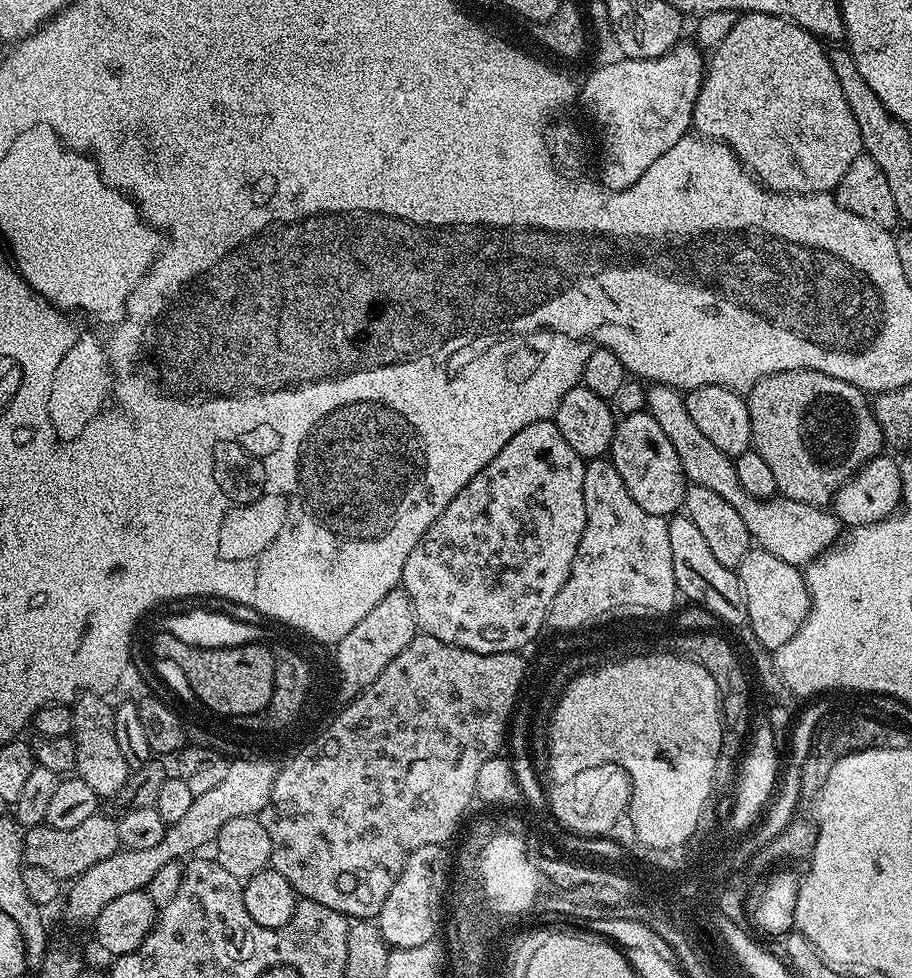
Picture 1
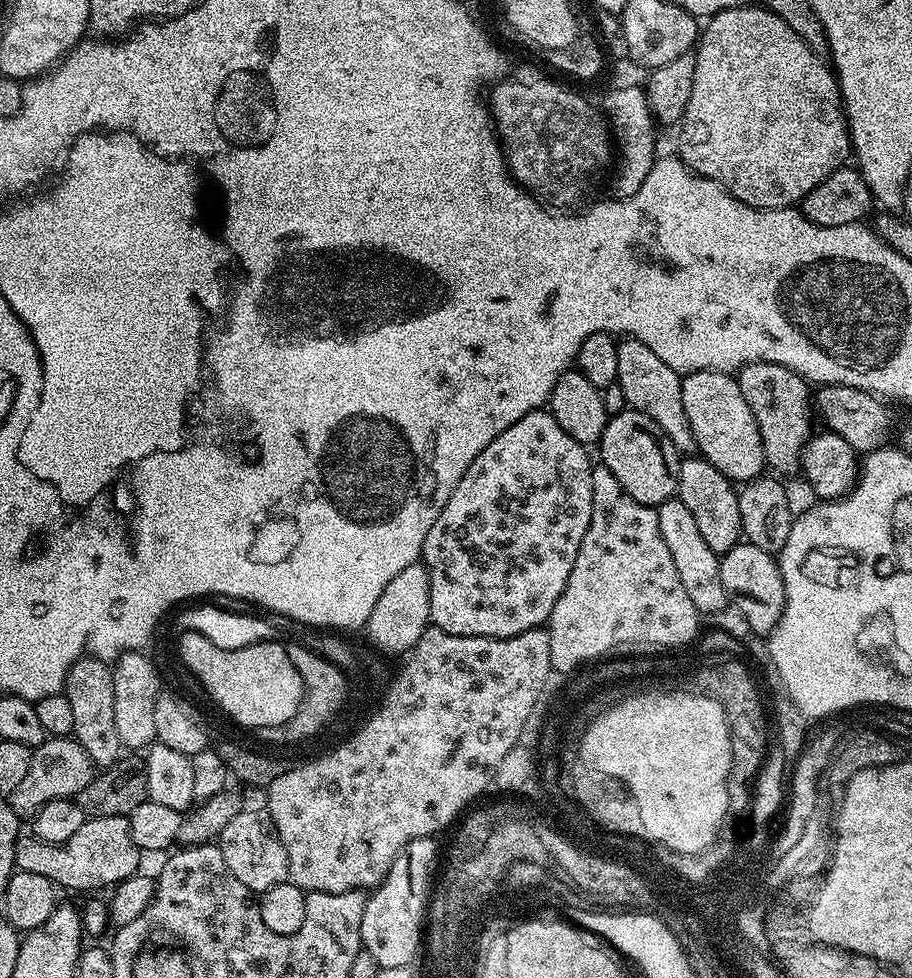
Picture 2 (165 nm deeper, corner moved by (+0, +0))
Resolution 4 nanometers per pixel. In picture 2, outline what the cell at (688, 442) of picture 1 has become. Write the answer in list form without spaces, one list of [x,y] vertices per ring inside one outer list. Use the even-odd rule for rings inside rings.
[[[624,338],[617,343],[618,350],[618,378],[616,384],[624,395],[624,400],[629,409],[634,412],[646,414],[664,431],[666,438],[674,442],[676,451],[681,454],[692,454],[697,451],[694,430],[690,430],[690,422],[686,418],[686,410],[682,406],[682,386],[680,385],[681,373],[670,370],[650,346],[641,340]]]

